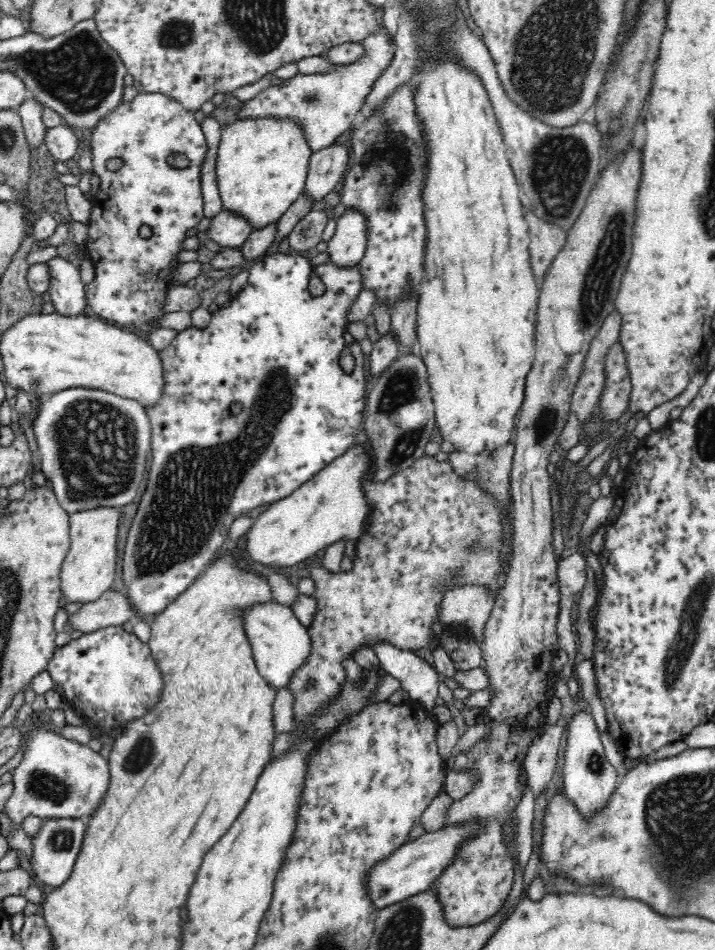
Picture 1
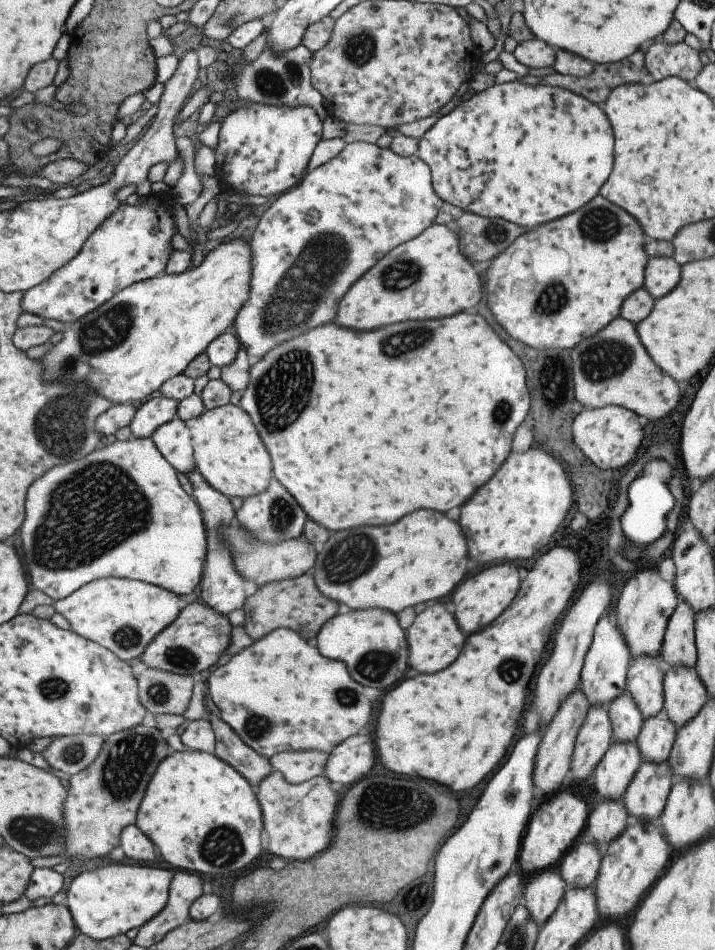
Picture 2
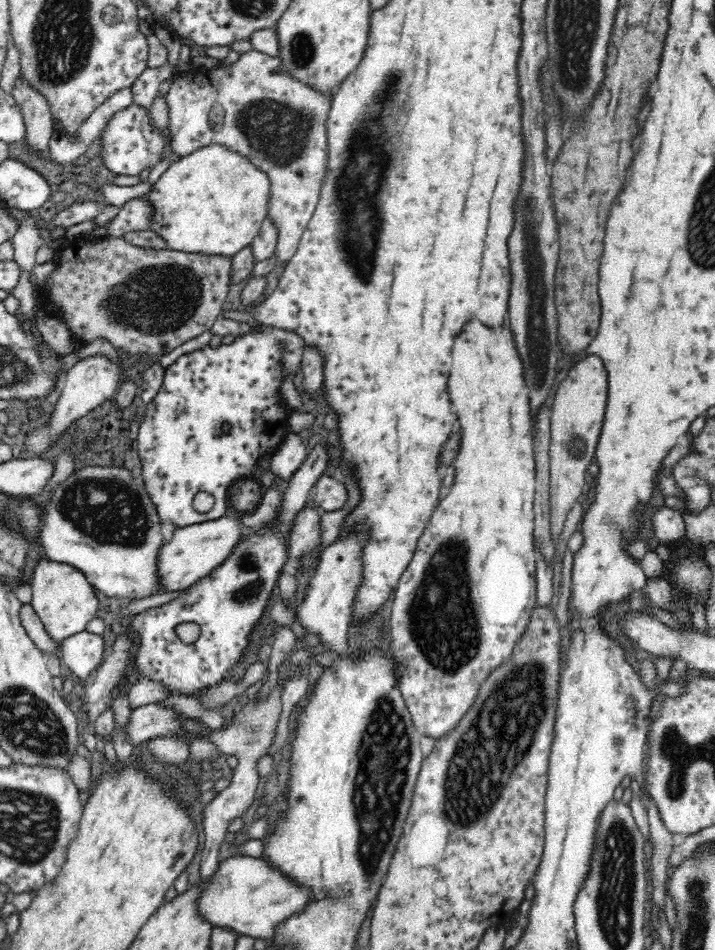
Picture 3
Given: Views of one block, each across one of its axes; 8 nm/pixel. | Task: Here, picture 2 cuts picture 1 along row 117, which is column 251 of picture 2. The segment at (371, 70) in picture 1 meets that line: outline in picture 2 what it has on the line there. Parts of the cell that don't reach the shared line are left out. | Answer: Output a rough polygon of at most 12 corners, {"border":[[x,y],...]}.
{"border":[[351,142],[259,215],[251,361],[331,323],[439,214],[429,167]]}

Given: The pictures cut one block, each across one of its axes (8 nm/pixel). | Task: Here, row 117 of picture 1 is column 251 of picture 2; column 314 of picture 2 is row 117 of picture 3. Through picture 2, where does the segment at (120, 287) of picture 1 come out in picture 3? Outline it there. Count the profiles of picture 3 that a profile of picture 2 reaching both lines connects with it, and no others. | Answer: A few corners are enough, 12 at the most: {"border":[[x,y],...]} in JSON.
{"border":[[132,104],[102,132],[101,166],[139,175],[168,151],[168,138]]}

